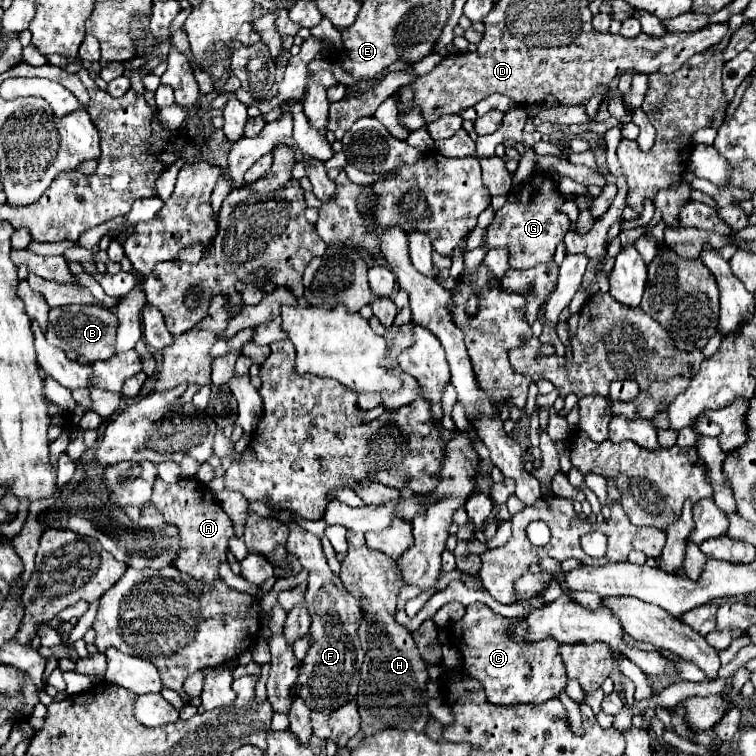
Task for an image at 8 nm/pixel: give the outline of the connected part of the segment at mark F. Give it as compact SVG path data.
M287 522L289 540L287 550L295 554L303 568L309 570L309 588L305 592L307 610L311 616L311 646L307 656L301 662L299 680L295 682L293 696L299 696L311 710L321 710L323 714L331 714L337 706L345 702L353 702L357 698L359 688L359 668L363 662L363 650L357 638L357 626L361 622L361 610L357 600L343 588L341 578L335 576L327 564L321 542L311 532L301 526Z

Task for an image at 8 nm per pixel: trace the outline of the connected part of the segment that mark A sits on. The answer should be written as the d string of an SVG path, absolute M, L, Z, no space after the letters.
M157 478L151 502L159 508L159 512L165 516L167 522L179 526L179 534L183 540L173 566L197 580L213 582L217 578L219 564L225 562L227 540L233 536L233 524L209 486L193 478L181 479L174 484L166 484L161 478Z

